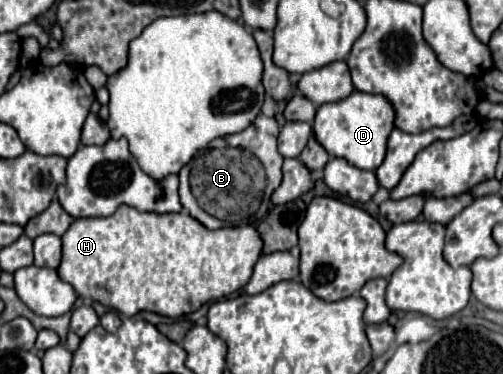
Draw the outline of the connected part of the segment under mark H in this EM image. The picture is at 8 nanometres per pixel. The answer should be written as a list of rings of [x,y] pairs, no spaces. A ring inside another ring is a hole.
[[[120,205],[110,217],[76,219],[62,235],[62,263],[58,275],[70,283],[80,297],[100,301],[114,311],[132,317],[138,311],[154,311],[166,317],[182,317],[194,313],[204,303],[232,295],[242,289],[254,271],[254,263],[262,255],[262,237],[254,225],[224,227],[210,231],[186,211],[180,213],[142,213],[130,205]]]

